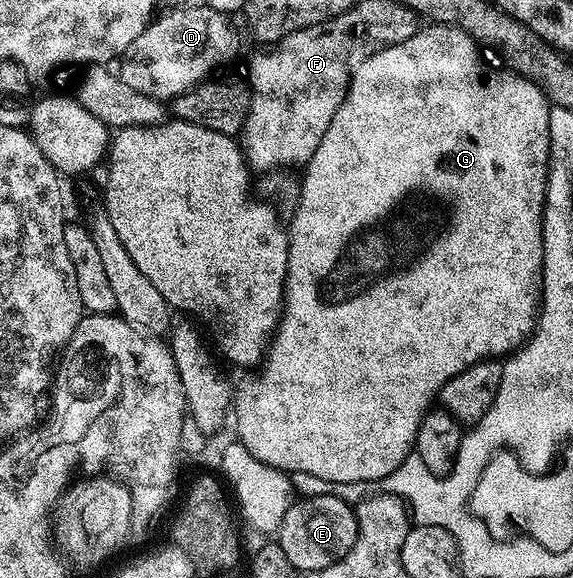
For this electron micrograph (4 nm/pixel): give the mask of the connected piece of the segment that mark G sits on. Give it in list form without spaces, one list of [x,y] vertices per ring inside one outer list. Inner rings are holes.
[[[427,24],[413,36],[409,36],[409,40],[401,40],[401,44],[393,44],[389,48],[369,56],[369,60],[365,60],[356,68],[345,100],[341,104],[341,108],[337,108],[337,116],[333,116],[321,144],[317,144],[317,152],[313,152],[313,156],[308,160],[301,174],[297,212],[291,217],[289,223],[285,305],[273,337],[265,350],[265,357],[261,362],[263,371],[256,378],[249,379],[240,390],[238,387],[233,394],[233,422],[235,418],[235,430],[239,433],[236,434],[237,440],[245,448],[249,448],[249,452],[253,452],[253,456],[257,456],[257,460],[261,460],[278,470],[285,470],[290,475],[297,472],[309,472],[309,476],[317,476],[332,484],[338,484],[338,482],[382,483],[407,459],[408,454],[414,451],[415,437],[421,428],[421,420],[432,409],[433,403],[439,397],[439,390],[445,383],[453,380],[453,376],[457,376],[457,372],[465,372],[465,368],[469,368],[473,364],[499,360],[504,356],[514,354],[535,331],[543,293],[543,205],[545,204],[545,184],[547,183],[549,116],[552,105],[541,92],[541,88],[537,88],[532,82],[521,76],[512,74],[506,68],[494,70],[493,67],[486,66],[479,53],[481,50],[477,43],[465,32],[461,32],[457,26]]]

